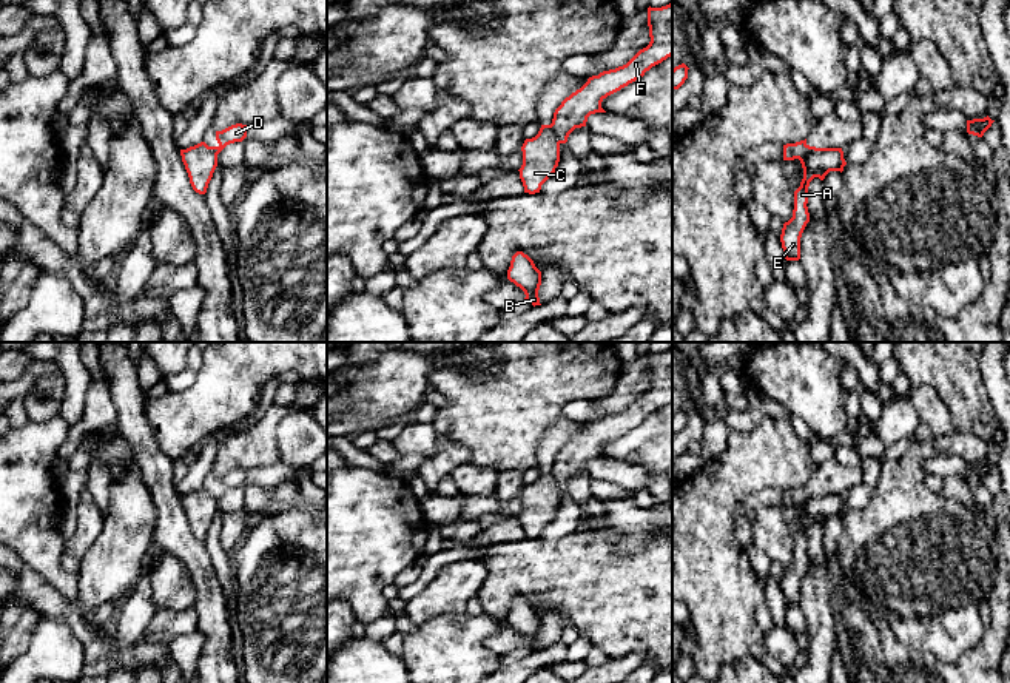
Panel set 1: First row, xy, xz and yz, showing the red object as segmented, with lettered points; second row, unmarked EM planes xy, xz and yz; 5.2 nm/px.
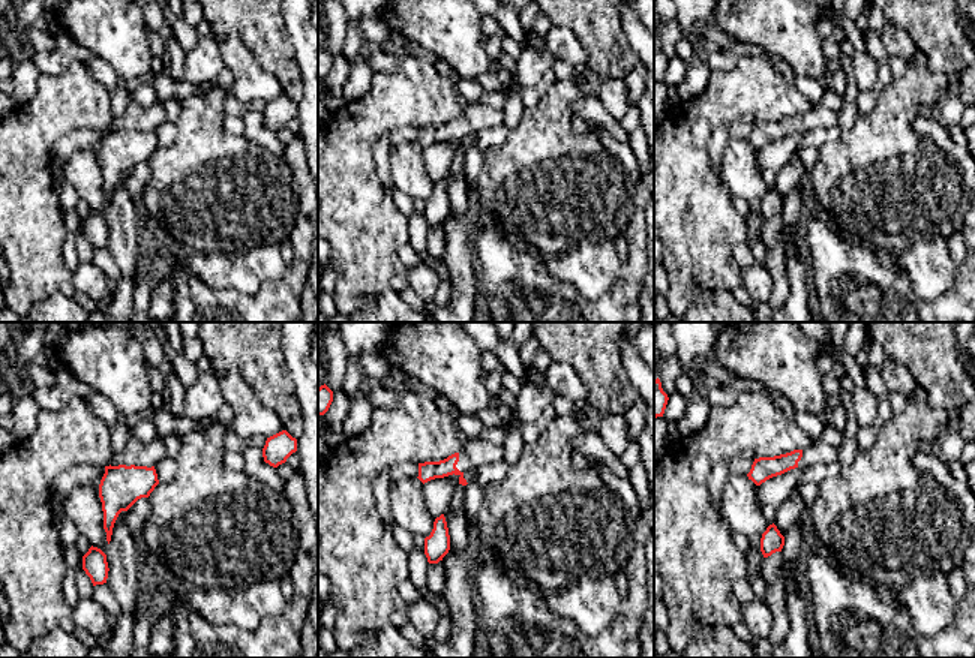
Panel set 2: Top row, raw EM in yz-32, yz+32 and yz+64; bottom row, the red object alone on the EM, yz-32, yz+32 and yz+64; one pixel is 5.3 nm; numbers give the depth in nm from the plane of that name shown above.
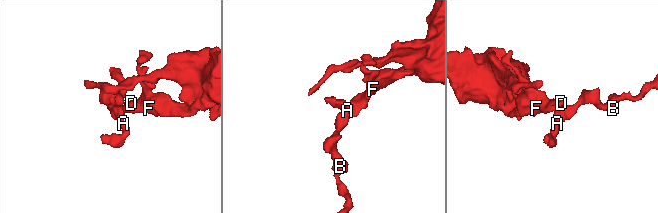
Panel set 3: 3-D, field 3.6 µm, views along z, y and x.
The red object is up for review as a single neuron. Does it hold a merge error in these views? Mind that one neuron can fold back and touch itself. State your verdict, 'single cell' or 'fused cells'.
fused cells

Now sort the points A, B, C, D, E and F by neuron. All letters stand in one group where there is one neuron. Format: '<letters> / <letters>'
A B C E / D F

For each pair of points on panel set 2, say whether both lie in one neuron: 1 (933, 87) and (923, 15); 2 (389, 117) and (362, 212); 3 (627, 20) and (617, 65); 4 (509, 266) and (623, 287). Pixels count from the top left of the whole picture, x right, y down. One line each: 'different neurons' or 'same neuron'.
1: different neurons
2: same neuron
3: different neurons
4: same neuron

